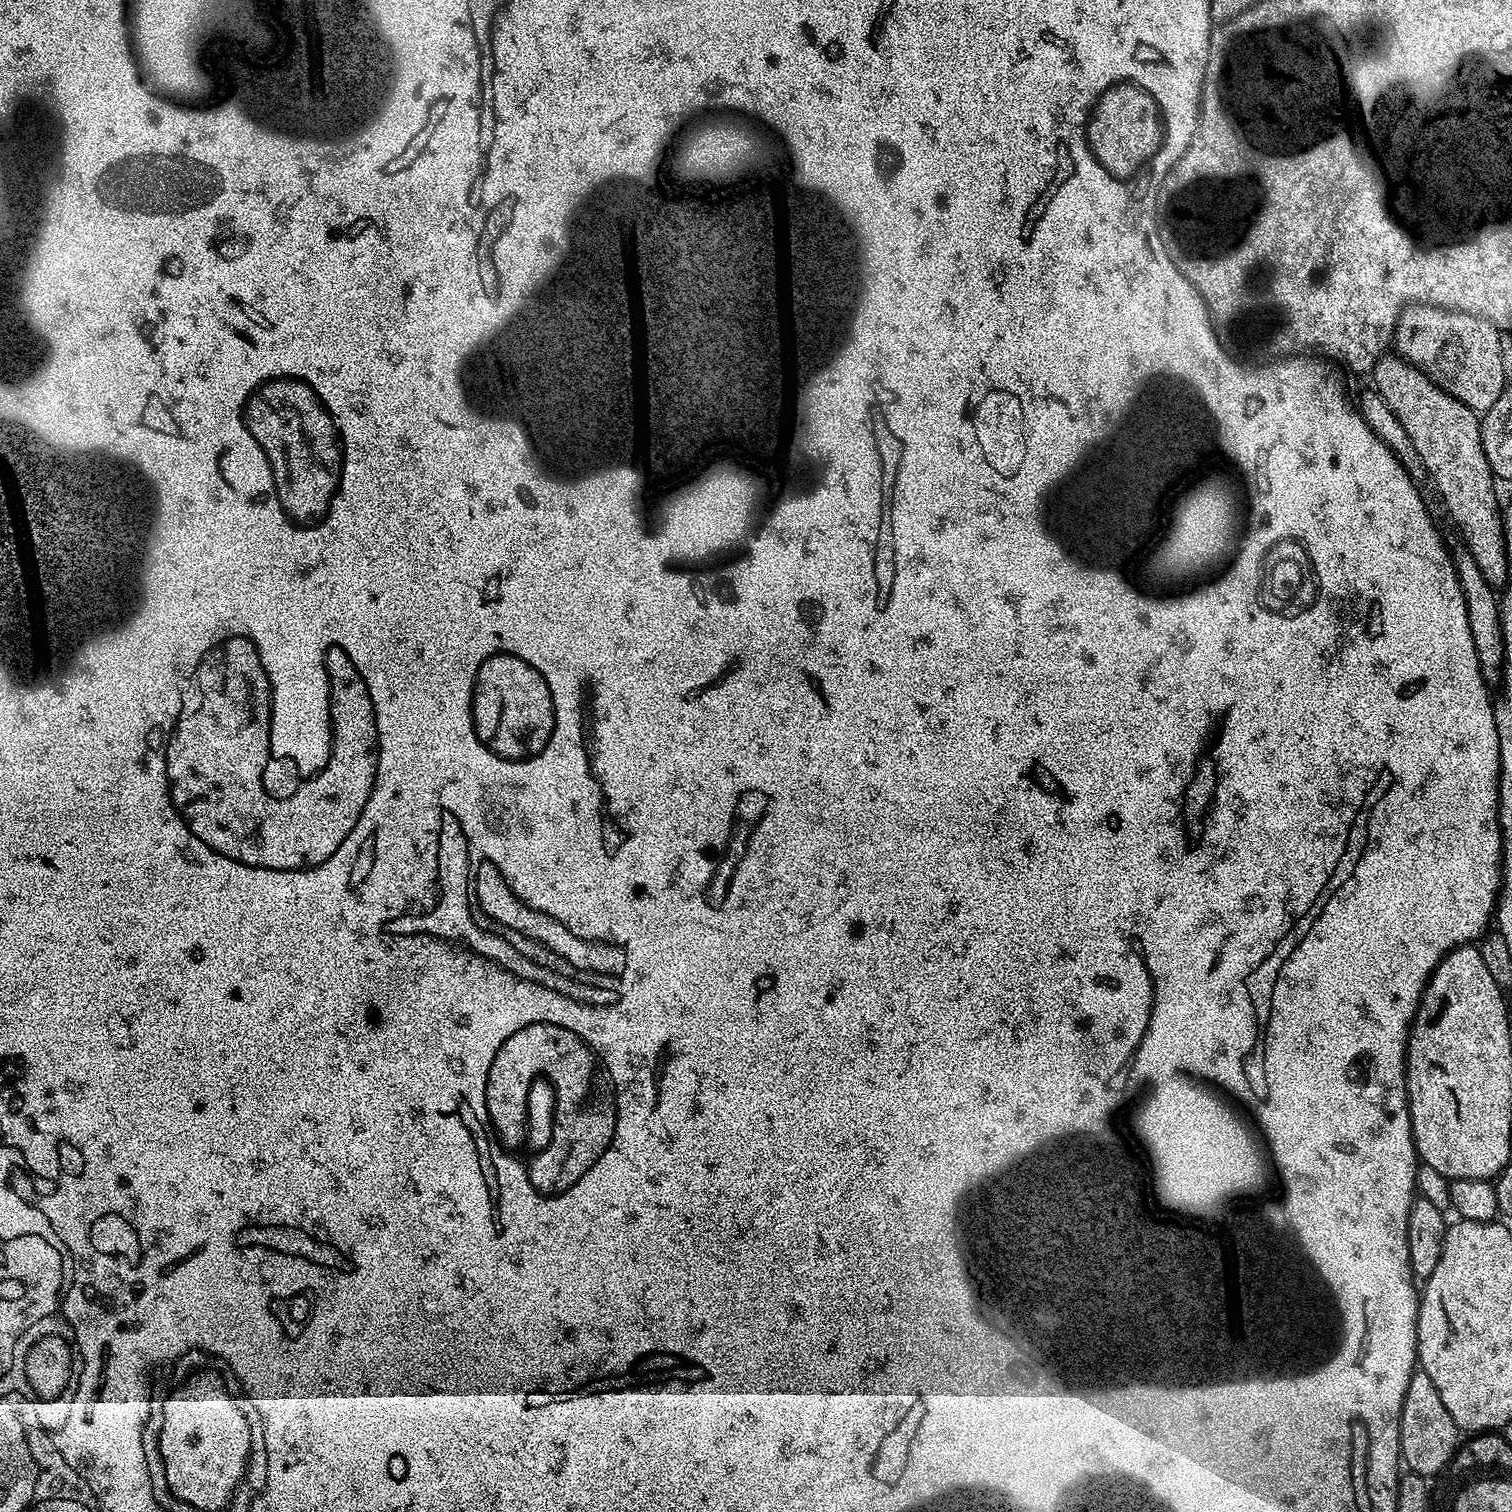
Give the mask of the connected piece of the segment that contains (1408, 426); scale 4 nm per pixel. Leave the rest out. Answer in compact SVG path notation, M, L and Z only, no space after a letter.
M1385 354L1377 360L1376 365L1370 369L1370 377L1374 383L1375 391L1394 410L1398 422L1402 422L1402 430L1412 440L1412 451L1415 459L1420 459L1422 467L1428 471L1444 508L1448 511L1450 519L1456 523L1460 536L1464 539L1463 547L1474 558L1475 565L1482 572L1482 578L1493 586L1503 586L1510 578L1508 564L1510 558L1506 554L1506 538L1504 537L1504 514L1502 500L1496 497L1497 481L1490 470L1490 462L1486 462L1486 450L1482 450L1482 438L1480 437L1481 417L1470 406L1458 402L1446 390L1442 390L1422 370L1418 370L1413 364L1409 364L1399 354Z

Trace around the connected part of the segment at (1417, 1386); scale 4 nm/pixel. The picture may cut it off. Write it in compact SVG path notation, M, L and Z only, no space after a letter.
M1423 1370L1412 1373L1410 1386L1406 1386L1406 1398L1402 1402L1400 1419L1400 1455L1408 1472L1417 1472L1419 1476L1433 1478L1440 1471L1447 1469L1462 1443L1461 1429L1457 1428L1450 1410L1442 1403L1430 1374Z

